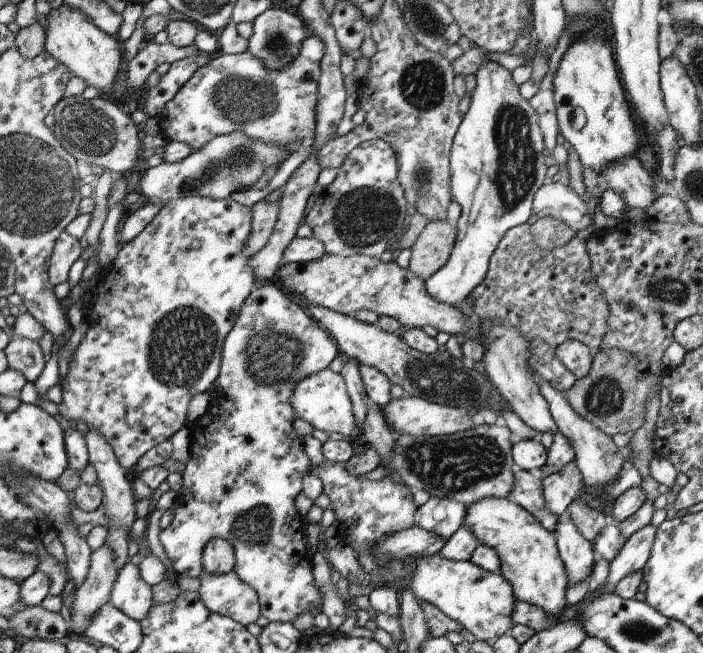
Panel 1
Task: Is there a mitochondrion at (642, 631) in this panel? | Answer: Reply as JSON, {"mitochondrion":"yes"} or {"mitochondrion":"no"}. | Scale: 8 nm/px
{"mitochondrion":"yes"}

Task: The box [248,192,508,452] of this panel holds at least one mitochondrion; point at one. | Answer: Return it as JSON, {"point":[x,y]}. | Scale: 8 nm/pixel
{"point":[441,379]}

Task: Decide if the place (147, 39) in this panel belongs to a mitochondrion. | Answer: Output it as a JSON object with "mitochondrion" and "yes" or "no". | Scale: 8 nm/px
{"mitochondrion":"no"}

